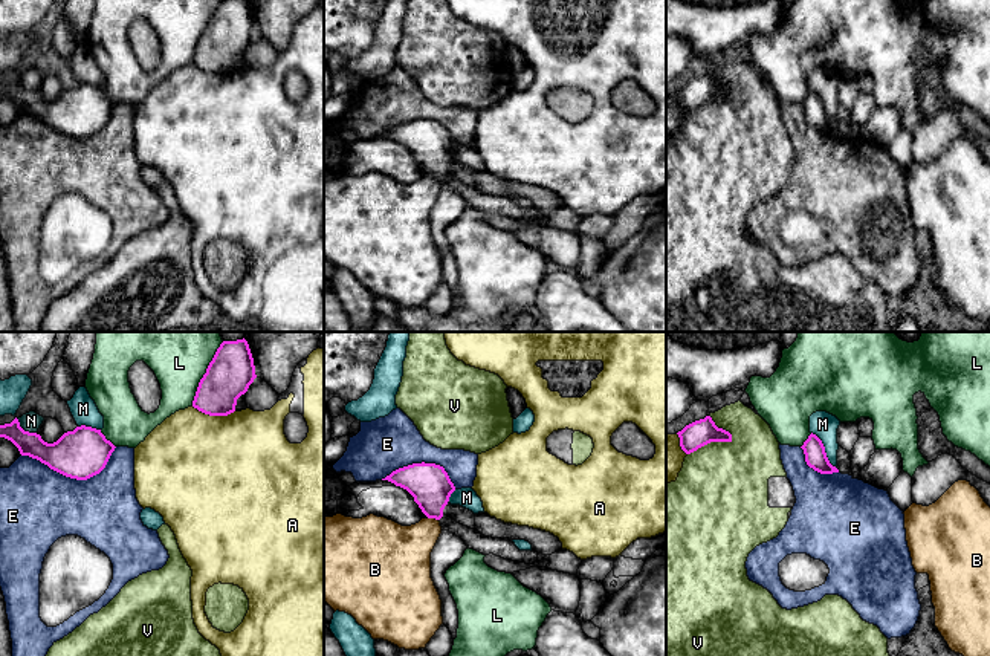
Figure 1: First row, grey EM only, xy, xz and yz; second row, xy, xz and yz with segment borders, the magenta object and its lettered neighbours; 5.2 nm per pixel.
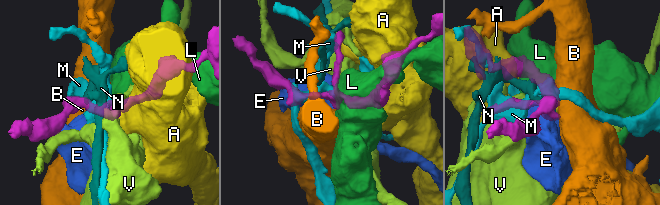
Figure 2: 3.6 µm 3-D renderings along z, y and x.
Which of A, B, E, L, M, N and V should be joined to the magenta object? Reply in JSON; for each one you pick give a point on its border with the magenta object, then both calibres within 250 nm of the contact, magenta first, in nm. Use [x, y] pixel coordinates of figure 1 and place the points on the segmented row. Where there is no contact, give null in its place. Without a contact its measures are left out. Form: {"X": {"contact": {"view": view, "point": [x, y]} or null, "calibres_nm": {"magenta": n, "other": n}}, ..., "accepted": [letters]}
{"accepted": []}

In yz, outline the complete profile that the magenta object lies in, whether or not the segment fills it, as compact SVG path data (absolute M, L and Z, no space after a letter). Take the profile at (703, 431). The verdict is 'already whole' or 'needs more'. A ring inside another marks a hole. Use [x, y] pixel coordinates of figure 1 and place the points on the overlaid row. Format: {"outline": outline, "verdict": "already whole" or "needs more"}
{"outline": "M710 416L686 425L677 434L680 437L680 447L686 454L697 451L710 442L732 442L732 434L718 428Z", "verdict": "already whole"}

